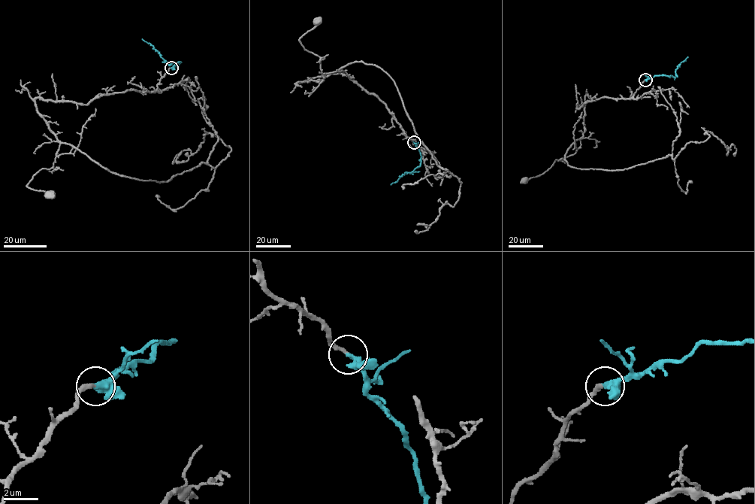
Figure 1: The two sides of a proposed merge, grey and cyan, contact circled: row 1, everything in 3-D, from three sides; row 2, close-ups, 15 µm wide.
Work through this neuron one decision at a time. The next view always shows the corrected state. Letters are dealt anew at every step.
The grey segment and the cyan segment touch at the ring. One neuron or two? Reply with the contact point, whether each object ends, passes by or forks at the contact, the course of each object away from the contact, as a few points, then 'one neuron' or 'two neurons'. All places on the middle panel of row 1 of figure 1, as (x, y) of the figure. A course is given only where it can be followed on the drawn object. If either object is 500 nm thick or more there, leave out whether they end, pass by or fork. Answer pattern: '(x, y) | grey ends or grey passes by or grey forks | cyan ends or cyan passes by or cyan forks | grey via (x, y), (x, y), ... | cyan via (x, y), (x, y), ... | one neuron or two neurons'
(414, 142) | grey ends | cyan ends | grey via (413, 142), (385, 104), (347, 76), (326, 74), (306, 80), (325, 77), (319, 57), (299, 40), (318, 21) | cyan via (413, 142), (421, 152), (419, 165), (411, 173), (406, 172), (391, 185) | one neuron

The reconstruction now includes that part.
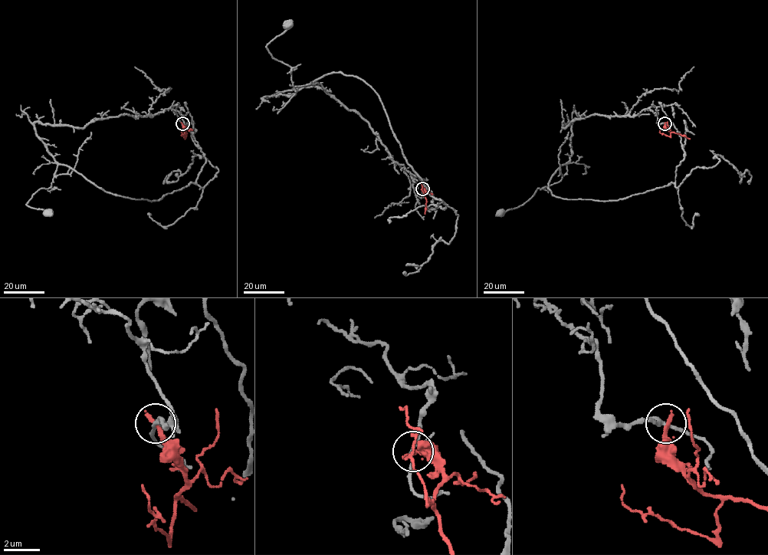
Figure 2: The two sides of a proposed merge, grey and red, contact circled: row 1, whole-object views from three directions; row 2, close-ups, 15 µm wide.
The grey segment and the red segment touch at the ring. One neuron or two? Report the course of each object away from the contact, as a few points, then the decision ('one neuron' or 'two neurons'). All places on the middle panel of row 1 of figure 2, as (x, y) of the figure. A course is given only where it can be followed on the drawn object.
course grey (421, 188), (370, 125), (323, 89), (274, 95), (297, 90), (290, 67), (267, 47), (290, 24); course red (421, 188), (425, 192), (425, 214); two neurons

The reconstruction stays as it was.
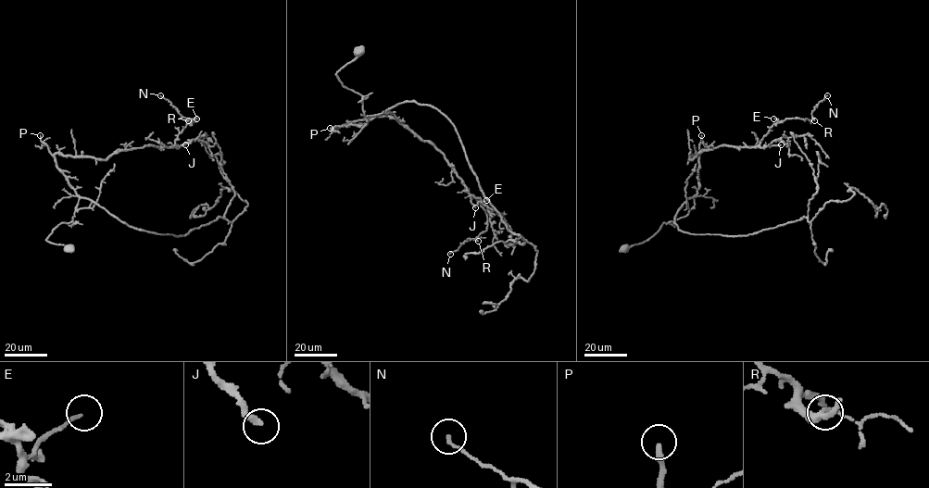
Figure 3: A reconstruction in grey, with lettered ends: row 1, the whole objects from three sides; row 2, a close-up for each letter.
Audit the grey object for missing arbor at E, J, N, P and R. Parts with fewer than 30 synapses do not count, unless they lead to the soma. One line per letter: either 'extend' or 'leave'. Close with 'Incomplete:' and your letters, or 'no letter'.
E: leave
J: extend
N: leave
P: extend
R: leave
Incomplete: J, P

